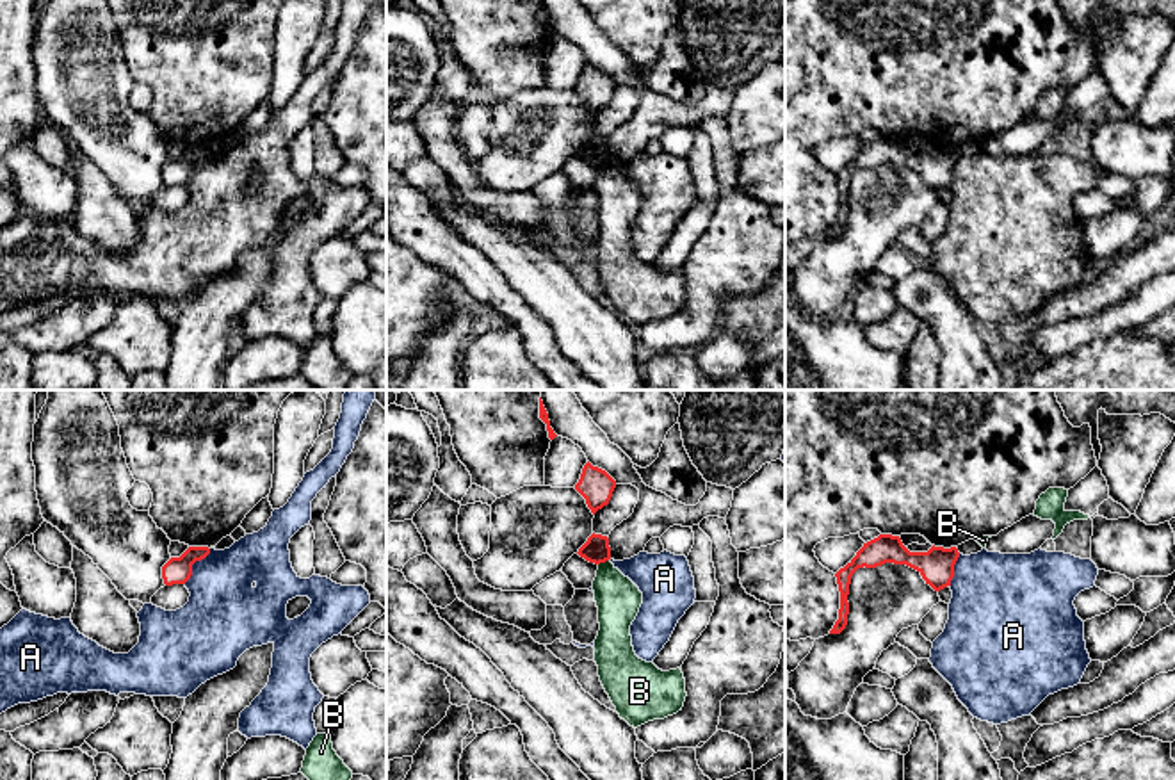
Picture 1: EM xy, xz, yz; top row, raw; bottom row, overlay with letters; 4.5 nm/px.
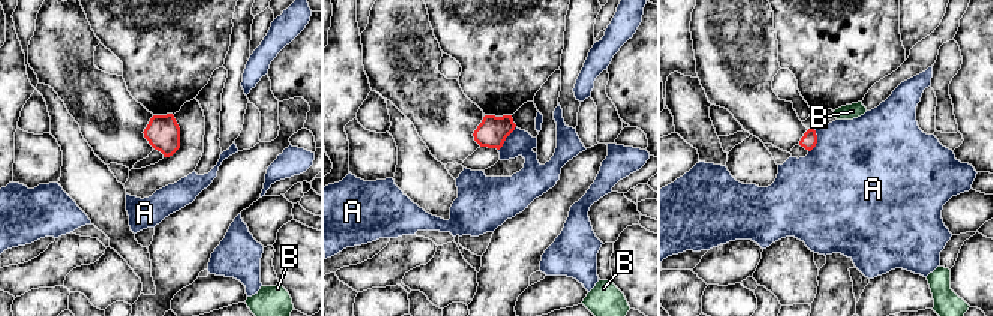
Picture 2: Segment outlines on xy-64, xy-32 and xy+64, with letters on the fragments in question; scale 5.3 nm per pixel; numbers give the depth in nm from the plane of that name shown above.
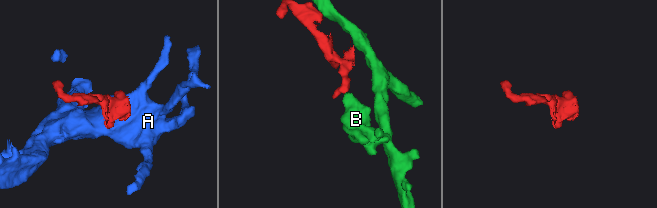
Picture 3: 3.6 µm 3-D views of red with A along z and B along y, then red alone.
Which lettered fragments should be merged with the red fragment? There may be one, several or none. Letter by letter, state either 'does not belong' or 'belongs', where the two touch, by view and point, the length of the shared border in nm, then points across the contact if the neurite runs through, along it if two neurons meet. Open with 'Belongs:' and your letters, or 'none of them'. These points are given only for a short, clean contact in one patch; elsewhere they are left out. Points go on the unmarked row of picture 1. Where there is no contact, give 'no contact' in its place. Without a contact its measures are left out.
Belongs: none of them
A: does not belong; meets red in xy at (193, 164); contact 200 nm long; border along xy (210, 150), (193, 166), (193, 175), (184, 184)
B: does not belong; meets red in xz at (602, 162); contact 50 nm long; border along xz (607, 161), (599, 166)

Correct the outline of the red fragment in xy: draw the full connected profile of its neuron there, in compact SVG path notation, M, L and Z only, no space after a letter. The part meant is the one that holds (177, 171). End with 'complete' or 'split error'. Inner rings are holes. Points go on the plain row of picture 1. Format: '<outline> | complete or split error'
M189 148L180 158L171 158L162 167L162 180L166 187L185 185L192 176L192 166L210 155L208 148Z | complete

